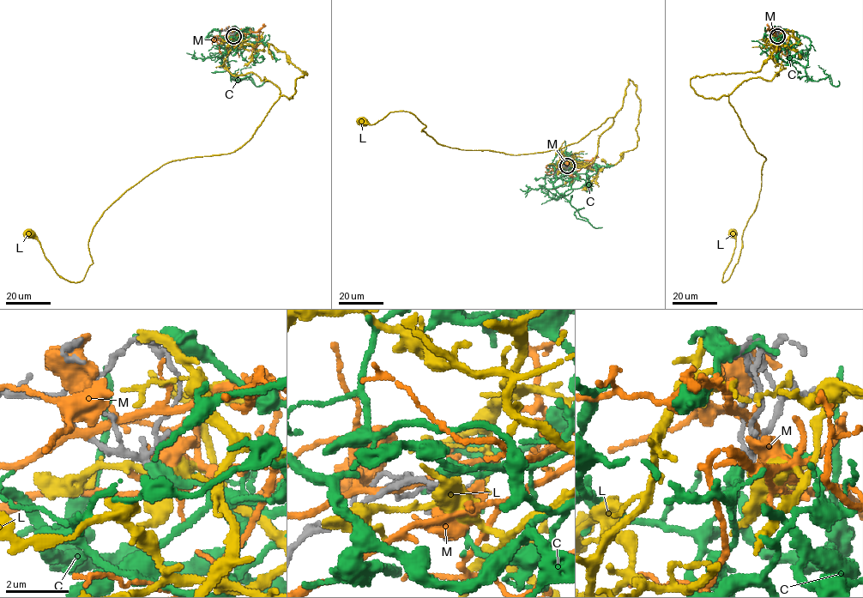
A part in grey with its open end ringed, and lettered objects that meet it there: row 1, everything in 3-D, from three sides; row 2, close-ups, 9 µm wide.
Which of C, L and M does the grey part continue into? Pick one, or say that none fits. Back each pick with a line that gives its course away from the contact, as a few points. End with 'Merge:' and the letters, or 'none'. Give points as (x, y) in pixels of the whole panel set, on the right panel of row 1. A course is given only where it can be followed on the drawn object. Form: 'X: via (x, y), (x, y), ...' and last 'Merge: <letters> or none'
Merge: none

